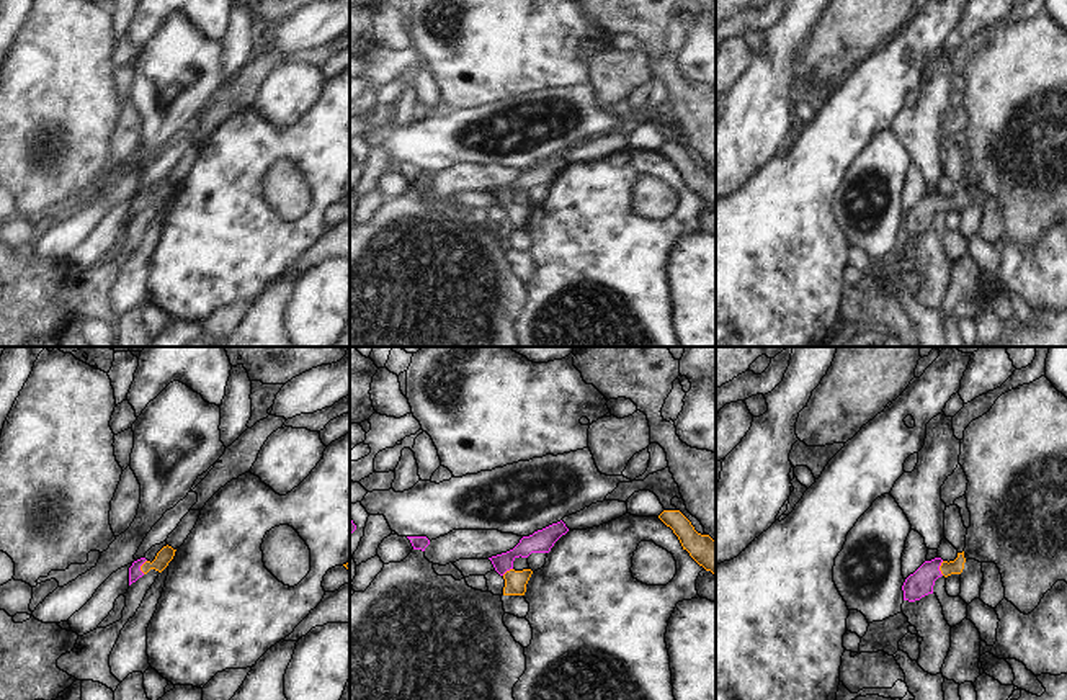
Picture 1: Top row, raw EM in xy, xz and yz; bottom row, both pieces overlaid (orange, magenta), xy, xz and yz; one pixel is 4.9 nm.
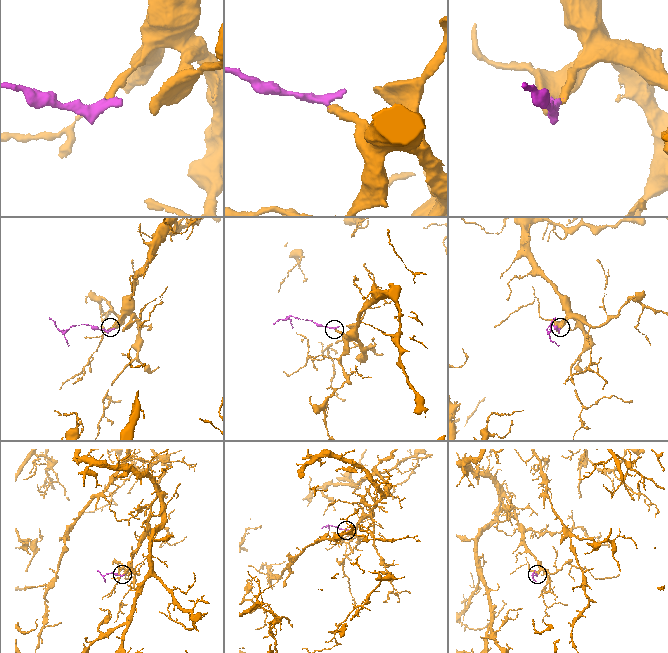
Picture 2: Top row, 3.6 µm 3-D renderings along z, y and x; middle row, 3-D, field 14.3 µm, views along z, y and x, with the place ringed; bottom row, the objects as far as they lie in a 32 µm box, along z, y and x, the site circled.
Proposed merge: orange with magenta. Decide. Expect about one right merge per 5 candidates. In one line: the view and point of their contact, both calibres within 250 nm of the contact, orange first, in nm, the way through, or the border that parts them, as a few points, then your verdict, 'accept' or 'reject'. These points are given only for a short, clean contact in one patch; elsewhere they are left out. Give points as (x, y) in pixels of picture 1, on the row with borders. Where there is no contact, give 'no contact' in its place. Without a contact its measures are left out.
meets orange in yz at (940, 568); 70 nm thick on the orange side, 130 nm on the other; runs through yz (956, 566), (940, 568), (919, 584); accept

